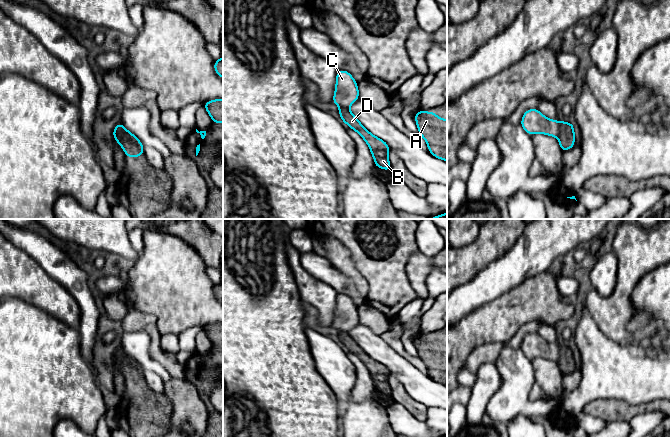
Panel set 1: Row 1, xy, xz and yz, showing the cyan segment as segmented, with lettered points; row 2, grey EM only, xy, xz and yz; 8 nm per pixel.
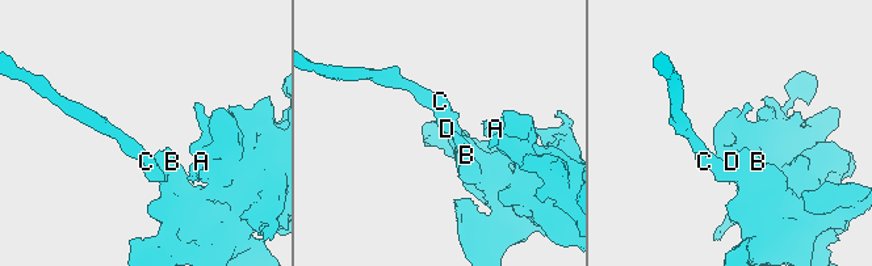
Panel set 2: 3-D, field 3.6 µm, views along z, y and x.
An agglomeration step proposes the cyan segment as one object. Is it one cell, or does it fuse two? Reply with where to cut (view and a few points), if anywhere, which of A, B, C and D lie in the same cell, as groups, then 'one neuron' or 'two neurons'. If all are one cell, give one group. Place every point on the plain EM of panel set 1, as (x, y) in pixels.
cut in xy along (118, 348), (125, 358), (142, 374); A B D / C; two neurons

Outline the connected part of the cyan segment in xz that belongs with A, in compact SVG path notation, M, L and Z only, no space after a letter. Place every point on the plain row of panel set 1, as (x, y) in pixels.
M419 334L414 342L418 357L428 369L428 375L434 381L447 386L447 344L435 339L433 334Z

